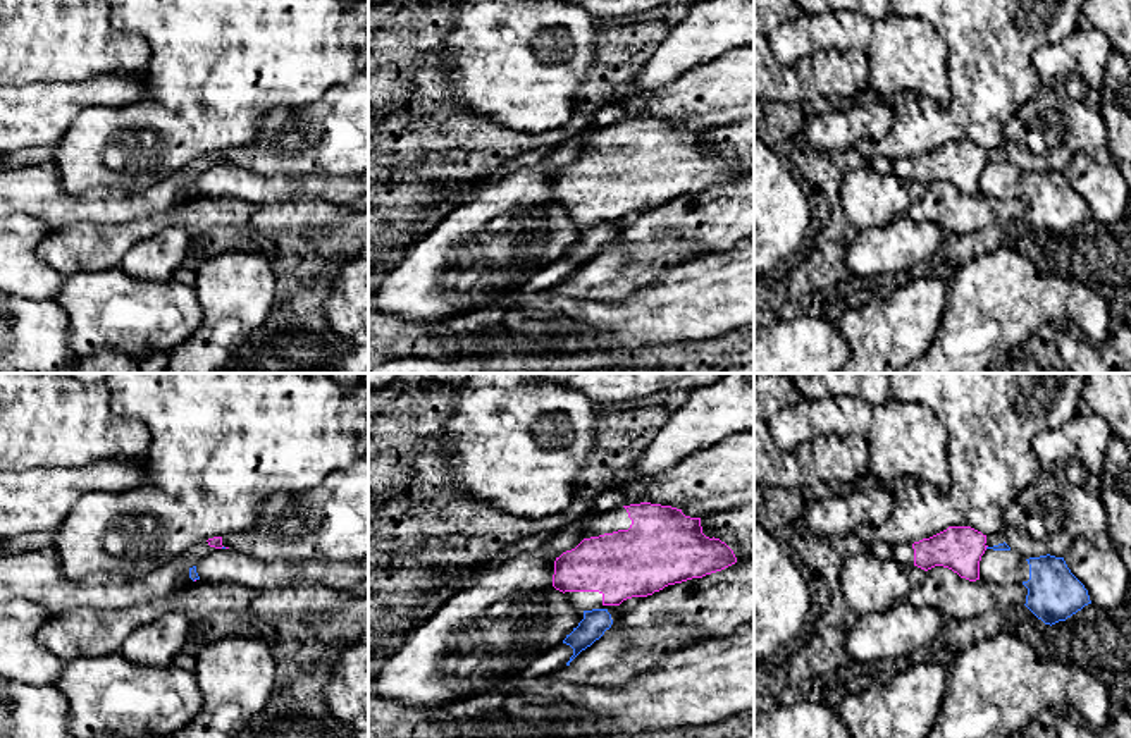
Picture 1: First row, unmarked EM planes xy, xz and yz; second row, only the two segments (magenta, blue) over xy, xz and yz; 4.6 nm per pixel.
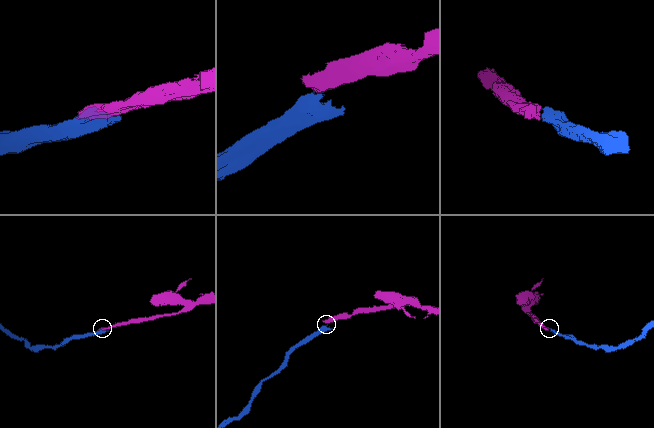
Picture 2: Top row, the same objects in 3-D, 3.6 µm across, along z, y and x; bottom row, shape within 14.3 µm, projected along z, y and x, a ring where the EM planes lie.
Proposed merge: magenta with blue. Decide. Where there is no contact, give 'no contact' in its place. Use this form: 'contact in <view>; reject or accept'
contact in xy; reject

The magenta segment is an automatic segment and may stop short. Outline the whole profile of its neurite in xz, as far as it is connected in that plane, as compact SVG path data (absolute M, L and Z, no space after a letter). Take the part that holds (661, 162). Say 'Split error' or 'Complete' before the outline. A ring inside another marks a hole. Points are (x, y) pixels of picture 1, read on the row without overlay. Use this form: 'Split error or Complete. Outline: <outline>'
Split error. Outline: M640 117L592 132L582 157L556 172L553 201L577 224L592 225L735 177L725 157L702 148L701 132Z

